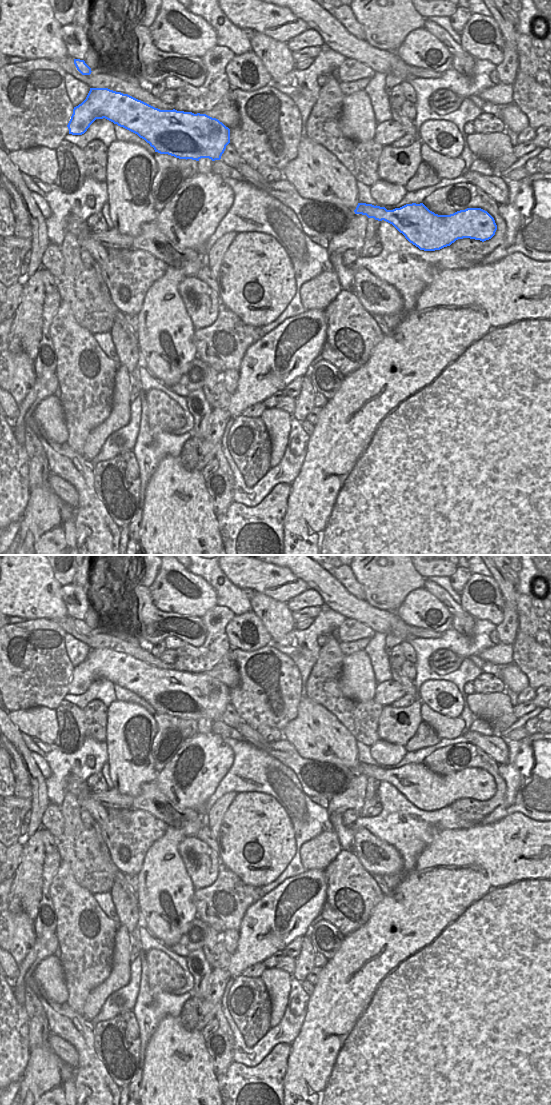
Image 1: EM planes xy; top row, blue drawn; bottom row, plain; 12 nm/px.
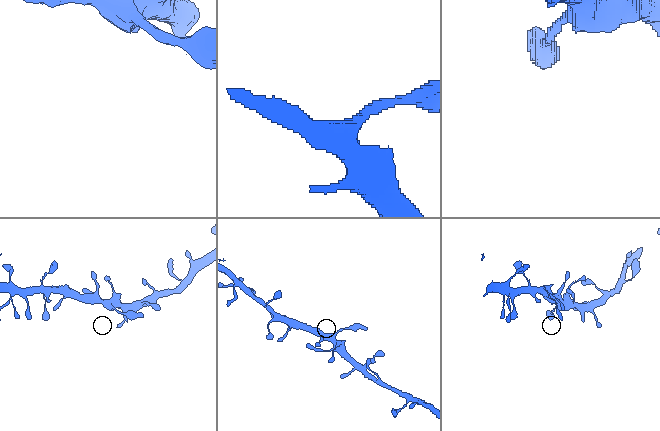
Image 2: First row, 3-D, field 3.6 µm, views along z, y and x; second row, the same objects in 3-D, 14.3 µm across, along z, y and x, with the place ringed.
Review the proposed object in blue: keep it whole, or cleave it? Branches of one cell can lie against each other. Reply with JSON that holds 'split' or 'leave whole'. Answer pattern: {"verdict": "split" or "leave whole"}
{"verdict": "leave whole"}

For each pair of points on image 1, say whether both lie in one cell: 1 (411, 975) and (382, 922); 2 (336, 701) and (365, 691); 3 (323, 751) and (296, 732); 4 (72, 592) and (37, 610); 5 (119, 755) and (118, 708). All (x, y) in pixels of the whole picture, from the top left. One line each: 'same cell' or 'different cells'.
1: same cell
2: different cells
3: same cell
4: different cells
5: same cell

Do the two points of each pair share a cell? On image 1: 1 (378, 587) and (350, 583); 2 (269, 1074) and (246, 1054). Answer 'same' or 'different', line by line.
1: different
2: different

